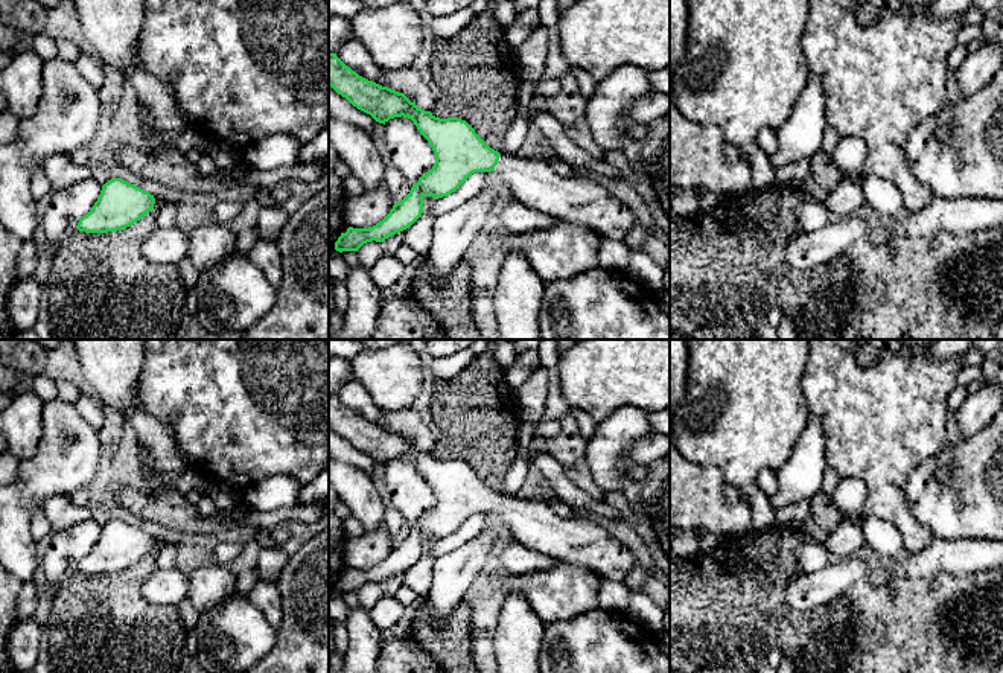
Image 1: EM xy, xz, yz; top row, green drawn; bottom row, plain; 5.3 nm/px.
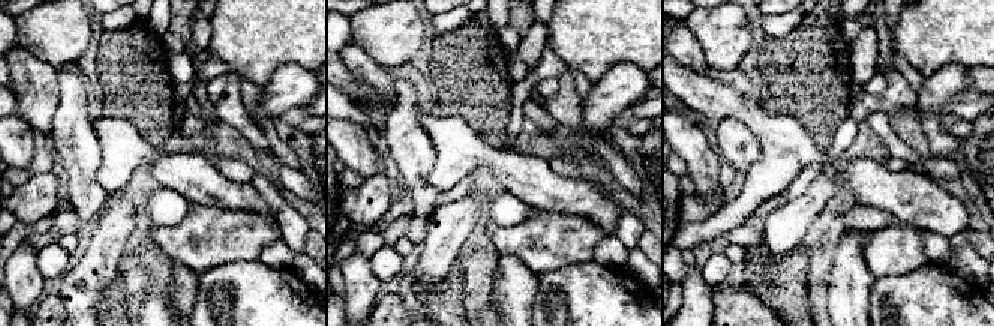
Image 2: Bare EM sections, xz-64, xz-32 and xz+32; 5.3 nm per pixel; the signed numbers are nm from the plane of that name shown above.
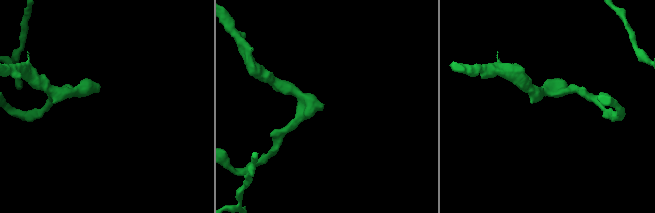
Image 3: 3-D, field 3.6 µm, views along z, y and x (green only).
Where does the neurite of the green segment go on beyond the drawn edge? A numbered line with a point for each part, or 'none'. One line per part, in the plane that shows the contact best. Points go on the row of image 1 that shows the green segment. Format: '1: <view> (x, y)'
1: xz (534, 183)

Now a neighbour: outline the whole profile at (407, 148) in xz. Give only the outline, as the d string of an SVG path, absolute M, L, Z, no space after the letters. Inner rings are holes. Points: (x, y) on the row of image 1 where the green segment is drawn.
M402 116L385 122L384 145L390 164L394 164L403 180L411 184L416 184L435 163L429 142L408 117Z

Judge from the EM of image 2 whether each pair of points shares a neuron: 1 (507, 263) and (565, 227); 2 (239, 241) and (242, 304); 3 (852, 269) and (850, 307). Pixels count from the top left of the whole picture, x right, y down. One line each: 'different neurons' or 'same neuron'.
1: different neurons
2: different neurons
3: same neuron

